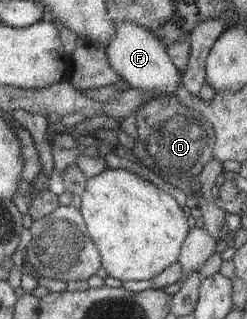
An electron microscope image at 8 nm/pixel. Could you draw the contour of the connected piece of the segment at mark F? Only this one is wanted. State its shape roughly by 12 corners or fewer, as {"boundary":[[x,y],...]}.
{"boundary":[[115,24],[105,59],[128,87],[171,94],[182,72],[153,32]]}

